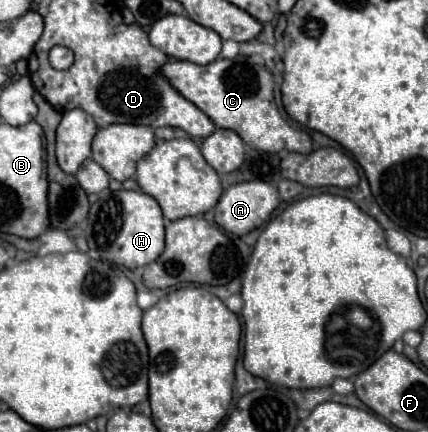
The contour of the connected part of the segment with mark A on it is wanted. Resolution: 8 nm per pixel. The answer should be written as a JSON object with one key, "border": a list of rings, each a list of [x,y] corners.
{"border":[[[249,180],[229,186],[215,206],[215,222],[243,236],[259,228],[279,204],[279,192],[265,180]]]}

